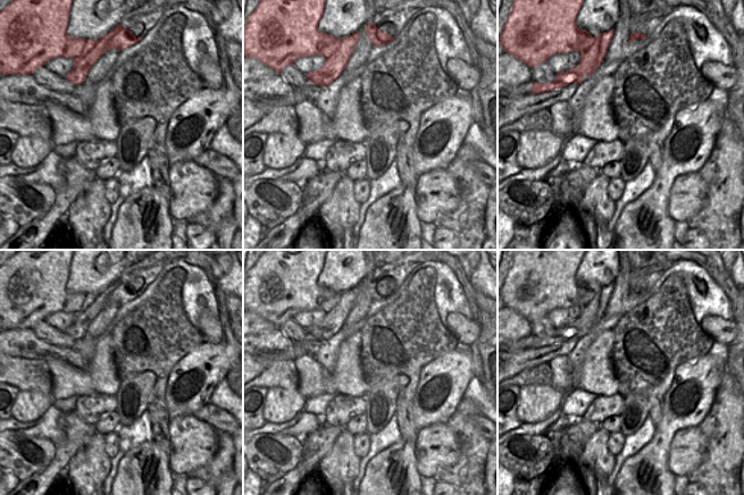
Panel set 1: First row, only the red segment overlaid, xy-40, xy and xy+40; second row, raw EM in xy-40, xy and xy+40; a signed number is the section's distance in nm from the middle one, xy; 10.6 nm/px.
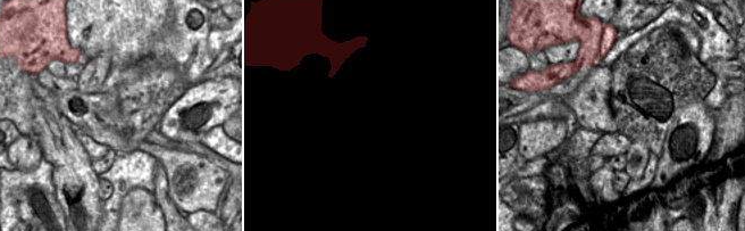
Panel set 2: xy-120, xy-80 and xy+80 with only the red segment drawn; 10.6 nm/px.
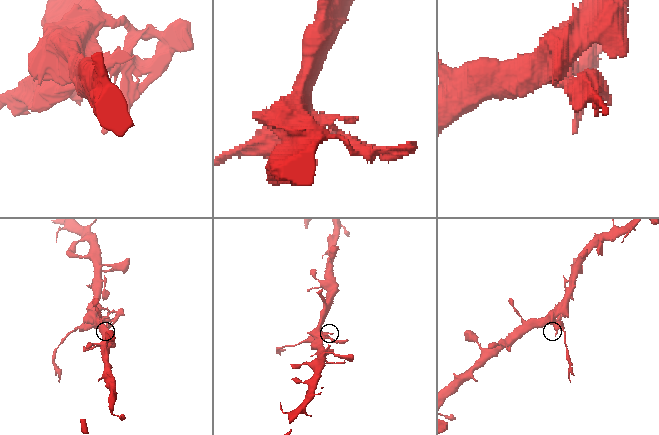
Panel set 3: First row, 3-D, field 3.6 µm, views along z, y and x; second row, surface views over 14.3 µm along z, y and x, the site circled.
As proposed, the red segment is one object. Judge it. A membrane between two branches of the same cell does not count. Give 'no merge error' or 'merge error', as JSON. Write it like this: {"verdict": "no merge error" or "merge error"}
{"verdict": "merge error"}

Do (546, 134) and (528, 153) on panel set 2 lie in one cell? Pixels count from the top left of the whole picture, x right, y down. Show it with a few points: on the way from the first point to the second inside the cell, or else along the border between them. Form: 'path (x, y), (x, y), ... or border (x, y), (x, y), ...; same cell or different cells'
path (542, 139), (533, 148); same cell

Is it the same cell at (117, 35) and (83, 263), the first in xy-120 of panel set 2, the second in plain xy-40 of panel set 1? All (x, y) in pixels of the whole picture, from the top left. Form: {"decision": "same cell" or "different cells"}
{"decision": "same cell"}

